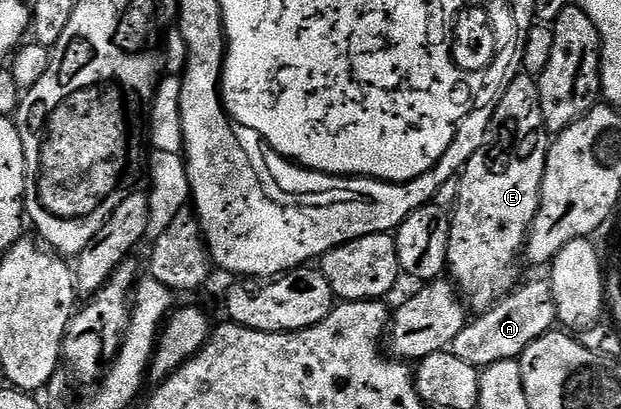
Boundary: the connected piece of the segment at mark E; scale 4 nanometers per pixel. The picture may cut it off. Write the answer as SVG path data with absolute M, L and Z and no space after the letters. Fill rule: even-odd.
M525 72L515 73L502 93L490 125L486 127L484 144L462 169L458 201L450 214L450 243L446 265L449 273L454 273L453 281L471 311L483 312L490 309L519 285L518 258L520 262L520 255L526 245L526 234L540 204L547 153L548 131L540 112L537 77Z

